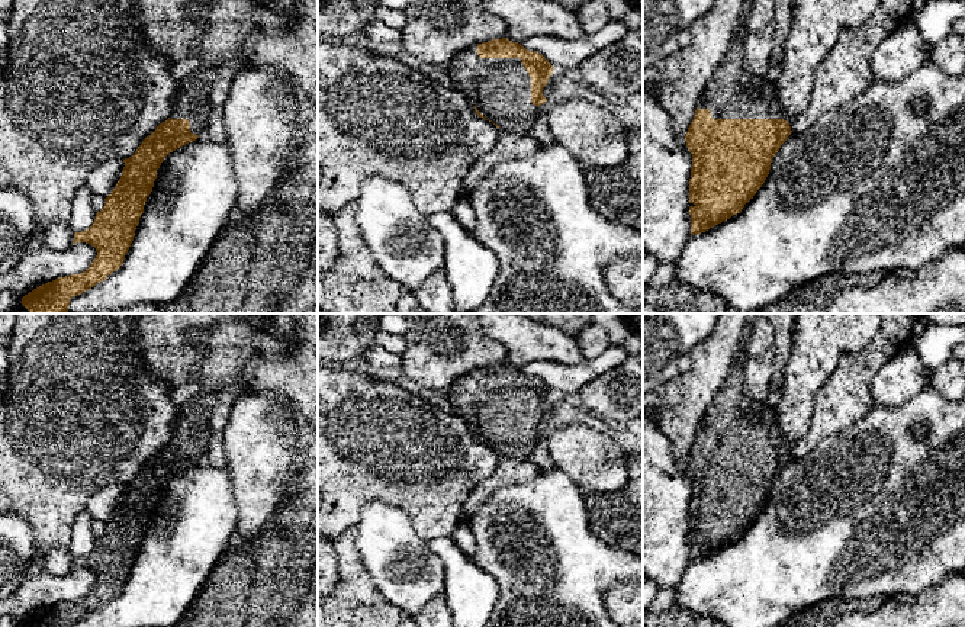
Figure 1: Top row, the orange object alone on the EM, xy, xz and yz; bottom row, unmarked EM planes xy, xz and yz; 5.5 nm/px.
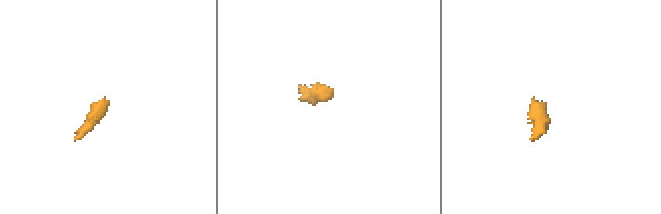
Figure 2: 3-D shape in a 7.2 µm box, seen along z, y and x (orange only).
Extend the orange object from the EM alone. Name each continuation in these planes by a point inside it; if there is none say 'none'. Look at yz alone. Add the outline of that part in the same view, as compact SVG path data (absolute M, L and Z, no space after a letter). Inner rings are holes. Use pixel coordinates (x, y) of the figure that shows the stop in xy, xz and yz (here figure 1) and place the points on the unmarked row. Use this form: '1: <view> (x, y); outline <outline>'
1: yz (732, 417); outline M736 363L710 402L698 434L708 434L713 444L784 444L775 408L743 392L743 370Z

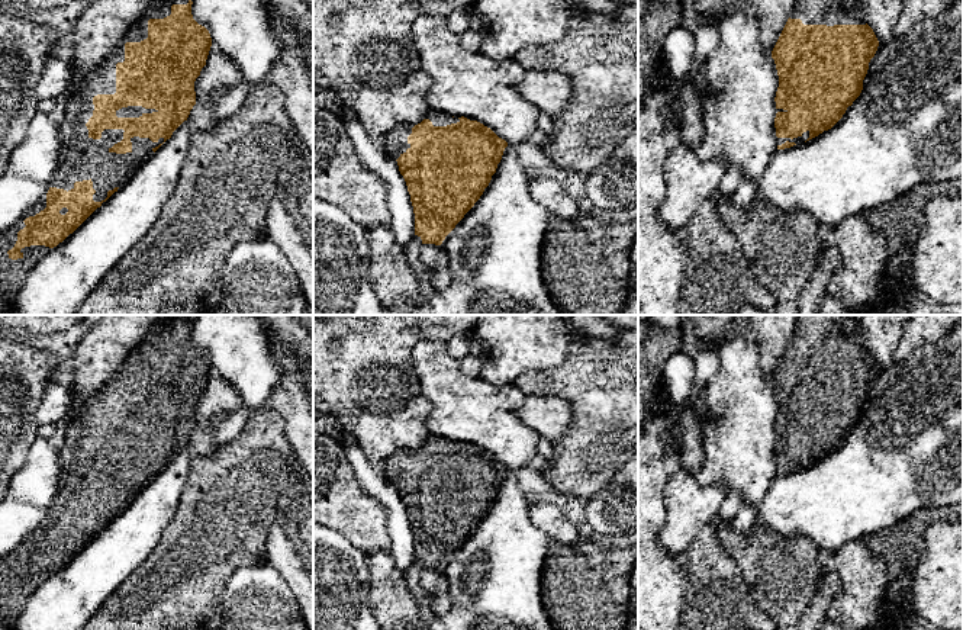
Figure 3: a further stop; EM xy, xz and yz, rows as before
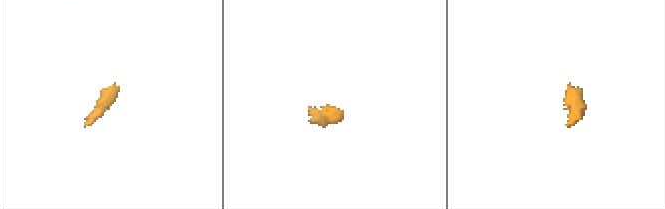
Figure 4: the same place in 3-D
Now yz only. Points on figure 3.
1: yz (830, 333); outline M798 315L790 344L803 350L866 350L859 319L851 315Z

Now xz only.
1: xz (395, 466); outline M399 450L387 456L380 465L380 469L392 485L396 486L408 473L410 473L408 462L412 459L413 451L415 450Z

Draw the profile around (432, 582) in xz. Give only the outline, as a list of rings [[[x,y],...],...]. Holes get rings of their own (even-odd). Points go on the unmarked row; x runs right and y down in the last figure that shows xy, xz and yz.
[[[422,569],[421,586],[428,598],[437,602],[437,605],[431,610],[435,615],[444,614],[451,607],[448,584],[441,575],[441,570]]]

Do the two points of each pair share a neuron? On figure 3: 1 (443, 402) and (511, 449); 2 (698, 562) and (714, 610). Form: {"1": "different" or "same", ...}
{"1": "same", "2": "same"}

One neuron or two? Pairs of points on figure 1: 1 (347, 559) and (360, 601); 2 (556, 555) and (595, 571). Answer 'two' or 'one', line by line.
1: one
2: one

